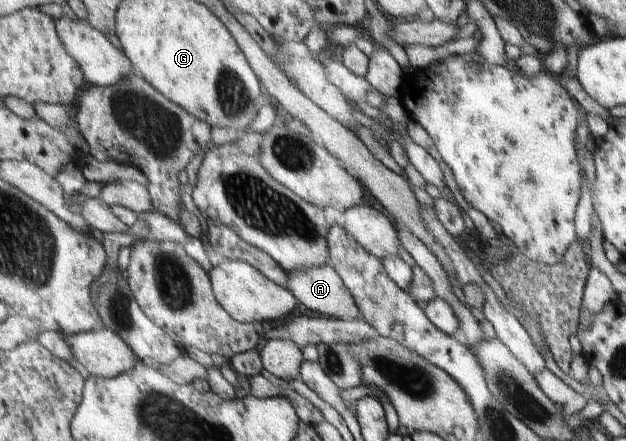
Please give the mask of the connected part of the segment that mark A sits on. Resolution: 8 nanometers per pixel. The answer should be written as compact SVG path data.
M331 264L293 271L289 276L289 290L309 310L335 319L363 319L345 281Z

